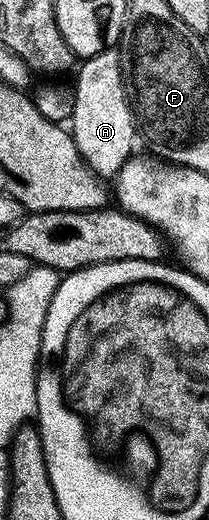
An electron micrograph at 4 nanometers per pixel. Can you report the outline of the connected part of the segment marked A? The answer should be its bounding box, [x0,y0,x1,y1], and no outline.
[71,50,138,178]

